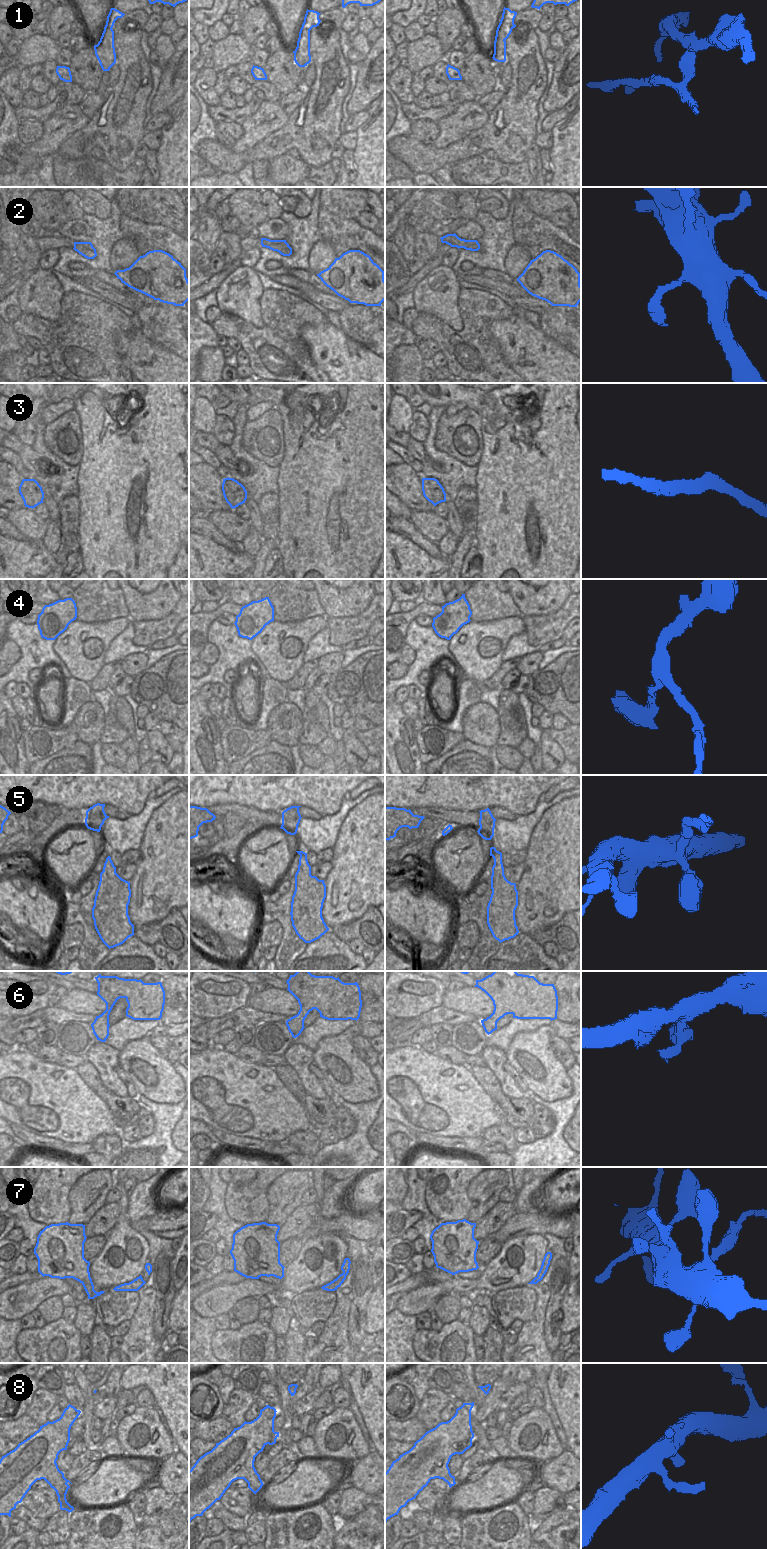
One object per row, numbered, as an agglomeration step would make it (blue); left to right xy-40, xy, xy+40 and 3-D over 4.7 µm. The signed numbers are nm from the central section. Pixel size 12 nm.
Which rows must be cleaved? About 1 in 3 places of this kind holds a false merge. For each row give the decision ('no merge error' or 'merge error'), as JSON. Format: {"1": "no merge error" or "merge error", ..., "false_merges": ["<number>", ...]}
{"1": "merge error", "2": "no merge error", "3": "no merge error", "4": "no merge error", "5": "merge error", "6": "no merge error", "7": "merge error", "8": "no merge error", "false_merges": ["1", "5", "7"]}

